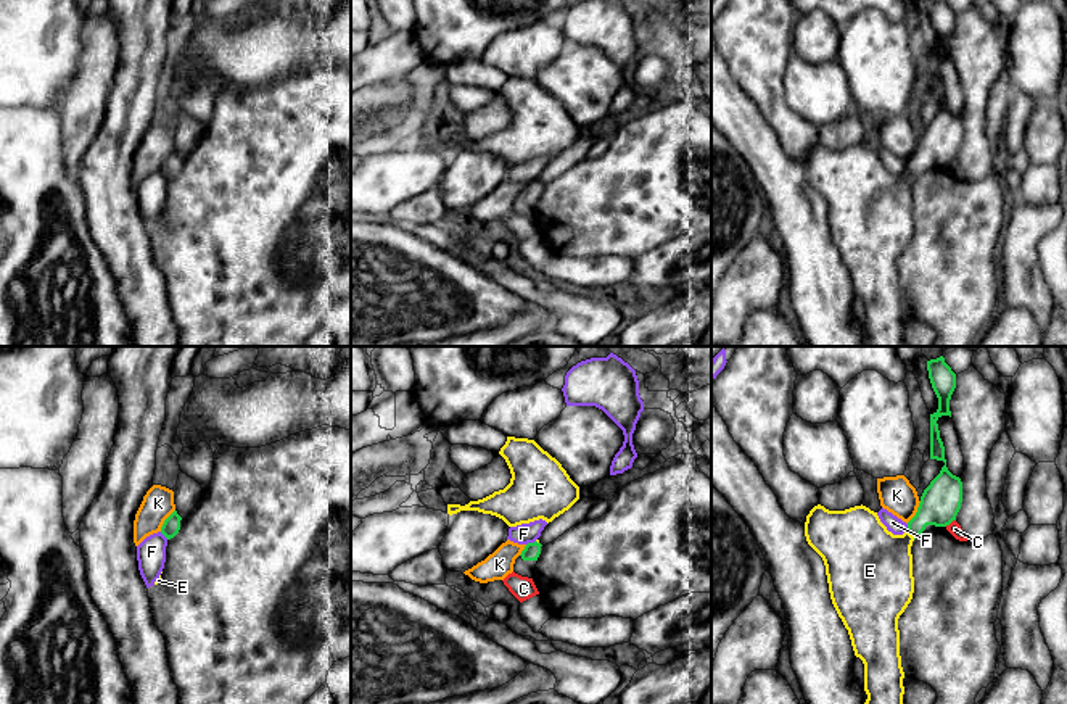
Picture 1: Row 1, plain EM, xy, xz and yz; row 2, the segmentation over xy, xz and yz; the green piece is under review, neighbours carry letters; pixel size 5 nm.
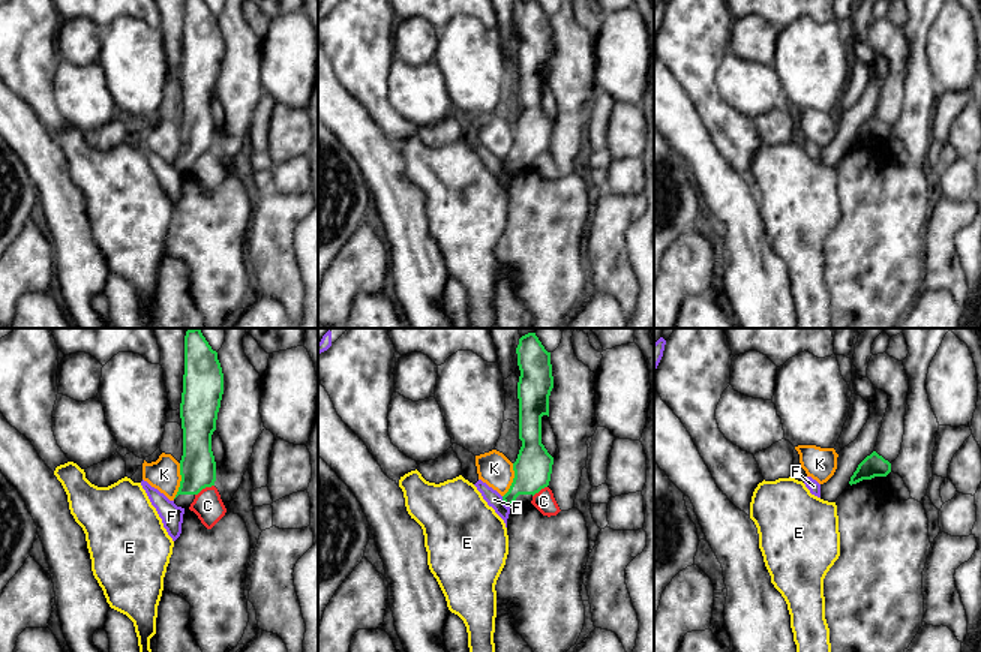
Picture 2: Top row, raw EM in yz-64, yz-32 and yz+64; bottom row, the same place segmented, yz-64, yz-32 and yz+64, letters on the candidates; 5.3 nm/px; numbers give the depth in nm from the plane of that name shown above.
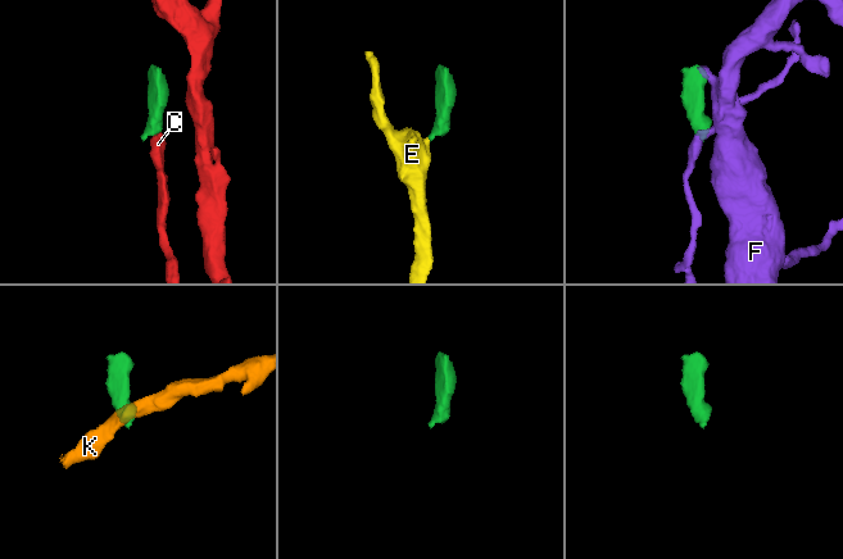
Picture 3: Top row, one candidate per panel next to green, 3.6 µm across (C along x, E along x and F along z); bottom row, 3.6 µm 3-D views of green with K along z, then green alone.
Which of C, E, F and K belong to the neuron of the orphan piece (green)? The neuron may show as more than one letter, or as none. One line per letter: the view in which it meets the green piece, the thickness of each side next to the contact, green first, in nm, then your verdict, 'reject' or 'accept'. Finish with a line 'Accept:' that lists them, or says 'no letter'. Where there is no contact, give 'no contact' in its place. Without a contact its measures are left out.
C: yz | 200/70 nm | reject
E: yz | 200/380 nm | accept
F: xz | 90/100 nm | reject
K: yz | 200/180 nm | reject
Accept: E

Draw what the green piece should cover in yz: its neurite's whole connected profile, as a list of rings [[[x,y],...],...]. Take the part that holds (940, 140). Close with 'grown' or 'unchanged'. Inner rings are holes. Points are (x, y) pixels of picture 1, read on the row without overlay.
[[[927,0],[929,18],[932,27],[938,37],[938,48],[930,53],[930,98],[943,100],[940,113],[930,121],[921,135],[921,142],[916,155],[908,161],[908,169],[903,174],[893,174],[880,161],[877,151],[866,145],[855,145],[845,150],[829,150],[824,145],[814,145],[806,155],[805,176],[808,184],[822,197],[826,205],[826,214],[829,222],[829,232],[832,243],[842,258],[845,267],[848,269],[855,295],[864,303],[864,330],[867,338],[864,346],[904,346],[903,343],[903,317],[904,311],[901,306],[900,295],[900,269],[898,258],[908,246],[914,232],[914,216],[913,216],[913,180],[925,169],[927,164],[946,166],[961,148],[962,142],[962,121],[959,116],[953,114],[946,106],[945,85],[940,77],[940,69],[937,60],[941,55],[950,55],[950,39],[956,27],[956,13],[945,0]]]; grown

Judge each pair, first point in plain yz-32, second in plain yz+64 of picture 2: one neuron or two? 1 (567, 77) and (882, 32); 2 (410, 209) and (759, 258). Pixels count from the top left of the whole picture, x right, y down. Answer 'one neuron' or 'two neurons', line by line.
1: one neuron
2: one neuron

